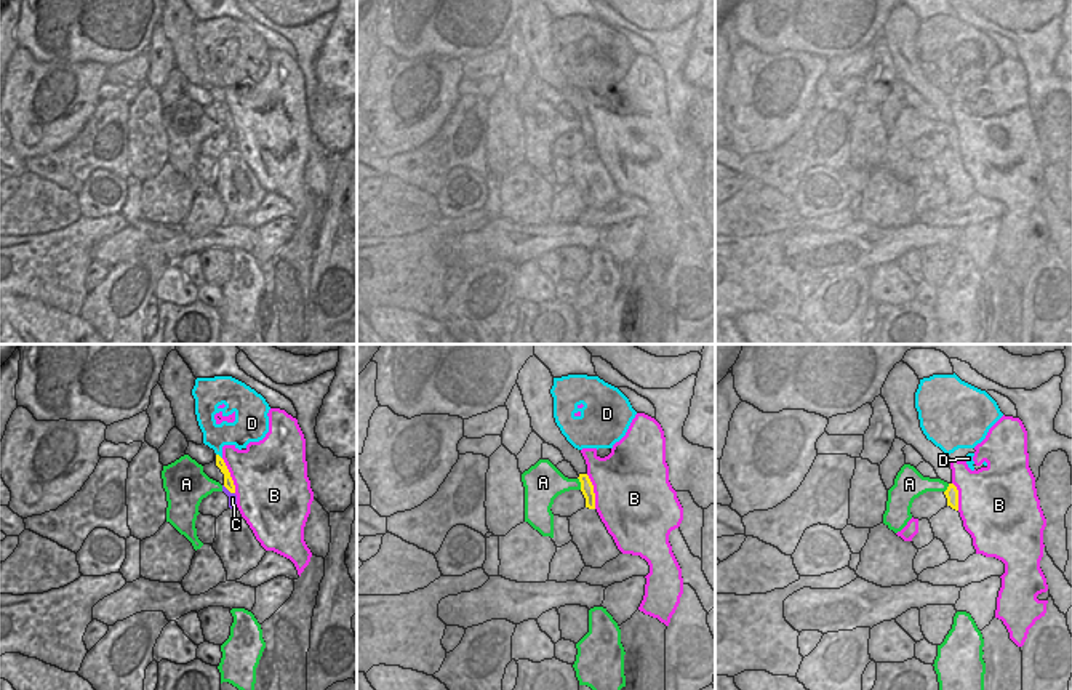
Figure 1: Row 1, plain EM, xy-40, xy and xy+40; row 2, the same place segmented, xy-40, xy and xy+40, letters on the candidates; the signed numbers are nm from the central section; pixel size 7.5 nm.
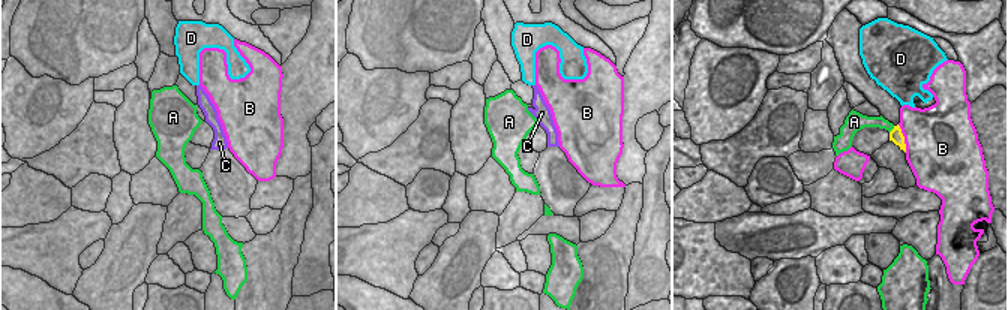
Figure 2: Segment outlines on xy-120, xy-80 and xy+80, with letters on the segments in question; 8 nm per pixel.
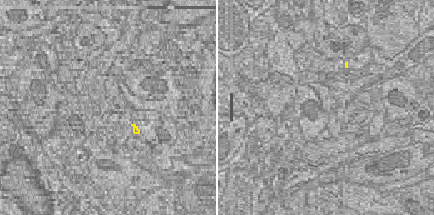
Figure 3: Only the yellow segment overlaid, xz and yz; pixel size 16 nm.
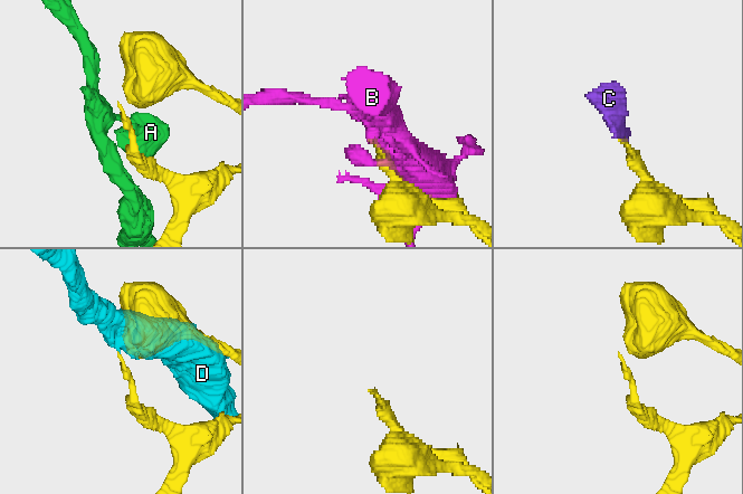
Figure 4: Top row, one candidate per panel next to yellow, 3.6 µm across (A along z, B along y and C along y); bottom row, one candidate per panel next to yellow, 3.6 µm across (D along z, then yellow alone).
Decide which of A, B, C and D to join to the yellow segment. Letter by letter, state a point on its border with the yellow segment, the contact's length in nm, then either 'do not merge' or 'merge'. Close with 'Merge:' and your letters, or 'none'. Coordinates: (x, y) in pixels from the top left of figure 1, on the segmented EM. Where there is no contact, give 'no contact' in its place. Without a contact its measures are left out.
A: xy (581, 484) | 100 nm | do not merge
B: xy-40 (229, 476) | 280 nm | do not merge
C: xy-40 (229, 490) | 120 nm | merge
D: xy-40 (220, 457) | 60 nm | do not merge
Merge: C

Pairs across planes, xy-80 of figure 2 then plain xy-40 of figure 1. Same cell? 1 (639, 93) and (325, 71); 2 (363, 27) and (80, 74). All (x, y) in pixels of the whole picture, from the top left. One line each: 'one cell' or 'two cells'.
1: one cell
2: two cells

